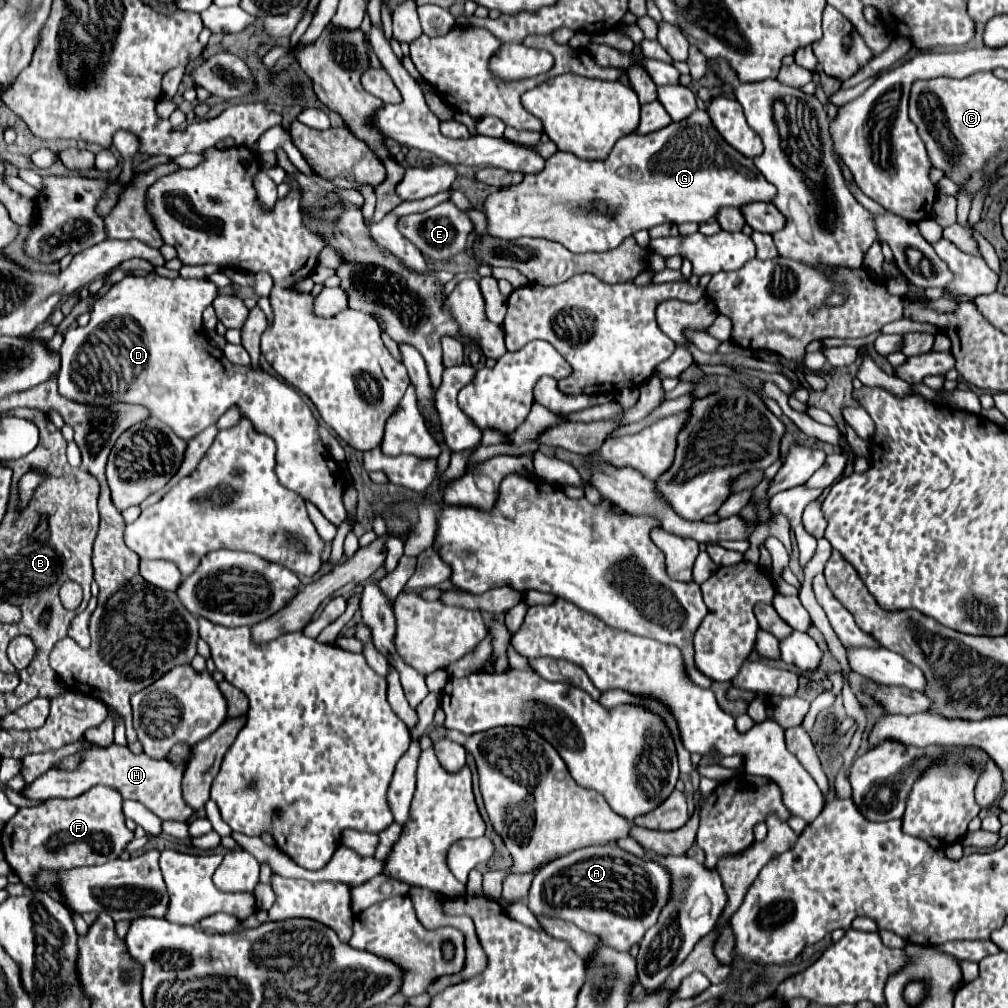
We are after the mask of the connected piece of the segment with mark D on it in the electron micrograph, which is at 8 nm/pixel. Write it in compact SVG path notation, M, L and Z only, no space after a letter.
M147 274L145 278L123 278L113 284L113 288L95 302L91 312L91 320L83 328L71 328L65 332L61 354L61 370L59 370L59 394L81 402L81 404L97 404L107 406L111 402L129 402L141 404L151 410L155 418L169 424L173 432L191 440L207 426L215 424L221 414L227 412L233 404L237 404L245 418L257 426L257 430L269 434L277 442L277 466L275 474L281 486L297 492L303 500L315 504L319 512L339 528L345 520L343 492L345 492L345 472L331 460L325 450L319 434L317 420L313 418L309 406L301 400L295 388L287 386L283 380L269 376L263 370L255 370L253 366L235 366L225 360L225 366L215 356L209 340L205 336L201 314L207 306L217 298L217 286L211 280L187 280L187 278L163 278L159 274Z

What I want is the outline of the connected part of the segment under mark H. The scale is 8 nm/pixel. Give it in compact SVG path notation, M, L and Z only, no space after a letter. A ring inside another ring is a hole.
M93 744L93 748L89 748L87 754L83 754L83 760L77 768L73 770L49 770L45 772L43 776L39 776L27 790L23 790L23 794L27 798L33 798L33 800L47 800L47 798L75 798L79 794L83 794L85 790L89 790L91 786L95 784L105 784L105 786L113 786L117 788L125 800L135 800L135 802L141 802L145 808L149 808L153 814L157 814L161 820L189 820L195 810L183 800L181 796L181 780L183 780L183 772L185 772L185 766L175 766L169 758L163 758L163 760L153 760L149 758L147 754L133 754L127 746L117 746L117 744L111 744L111 746L97 746Z

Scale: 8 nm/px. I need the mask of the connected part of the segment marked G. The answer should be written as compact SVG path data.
M695 110L689 118L671 122L657 132L645 136L627 134L625 138L619 138L617 146L613 146L605 160L581 160L569 152L555 152L547 158L545 170L539 174L527 174L521 184L491 194L485 202L485 214L491 236L499 236L503 240L521 236L543 238L561 242L573 254L585 254L613 250L627 236L633 236L639 230L649 230L665 222L701 224L713 218L723 206L739 208L759 200L771 202L775 194L775 186L757 172L753 160L739 154L721 138L707 112Z

